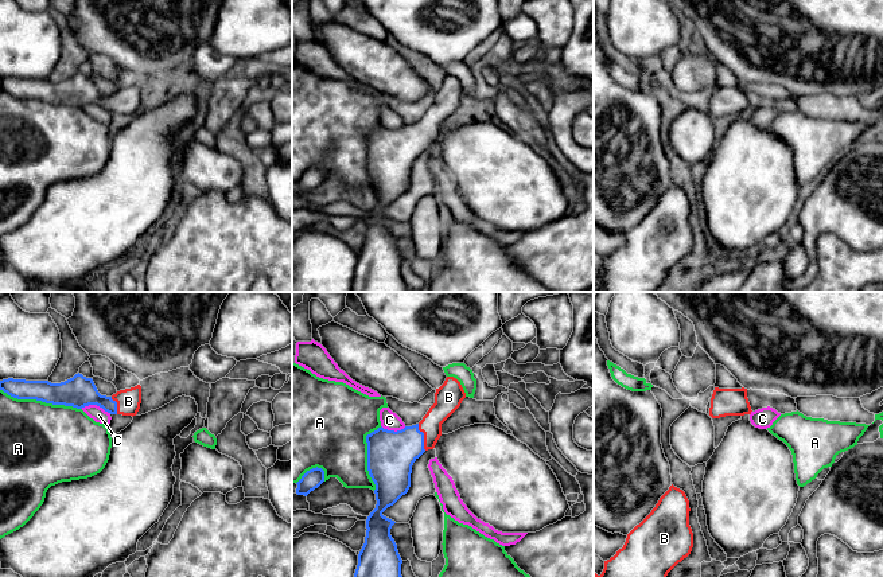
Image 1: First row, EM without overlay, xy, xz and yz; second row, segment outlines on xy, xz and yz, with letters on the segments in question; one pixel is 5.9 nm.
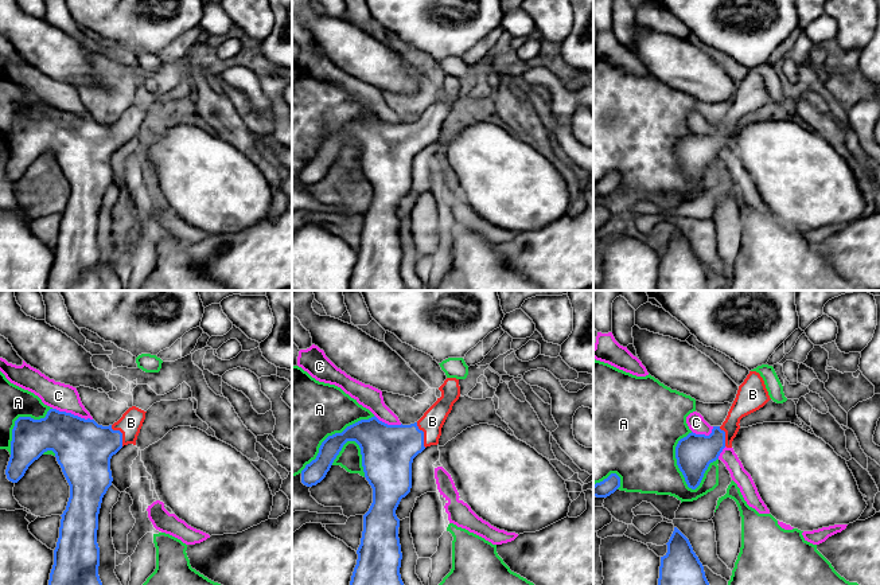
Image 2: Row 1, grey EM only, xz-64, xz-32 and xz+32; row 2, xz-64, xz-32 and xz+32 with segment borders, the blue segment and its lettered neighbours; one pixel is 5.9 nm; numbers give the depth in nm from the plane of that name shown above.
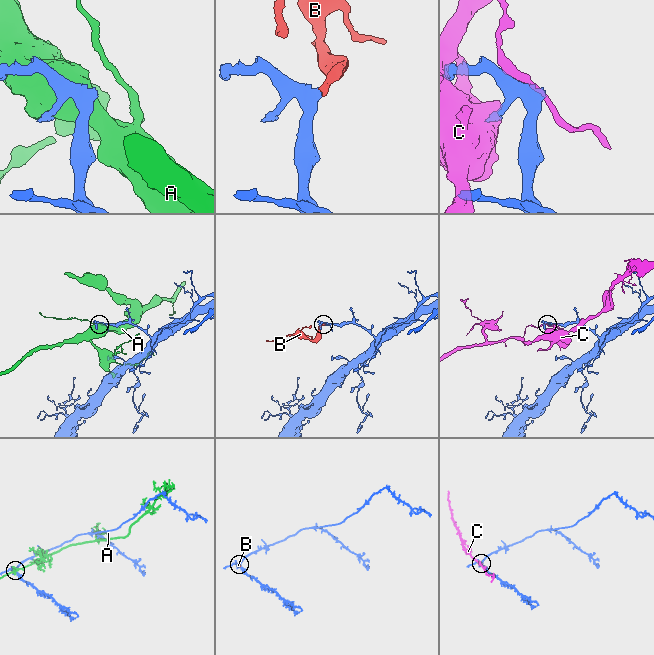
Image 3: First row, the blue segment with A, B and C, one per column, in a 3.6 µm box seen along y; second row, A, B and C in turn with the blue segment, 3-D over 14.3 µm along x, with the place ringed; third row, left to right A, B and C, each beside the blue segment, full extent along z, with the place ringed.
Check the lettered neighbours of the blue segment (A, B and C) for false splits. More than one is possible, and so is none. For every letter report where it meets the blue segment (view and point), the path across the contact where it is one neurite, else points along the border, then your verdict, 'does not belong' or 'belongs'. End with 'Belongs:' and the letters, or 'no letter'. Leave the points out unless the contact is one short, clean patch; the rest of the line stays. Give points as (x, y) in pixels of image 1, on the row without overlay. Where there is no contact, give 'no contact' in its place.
A: meets blue in xy at (41, 98); does not belong
B: meets blue in xz at (423, 136); runs through xz (391, 154), (416, 137), (423, 136), (446, 101); belongs
C: meets blue in xy at (96, 102); does not belong
Belongs: B

